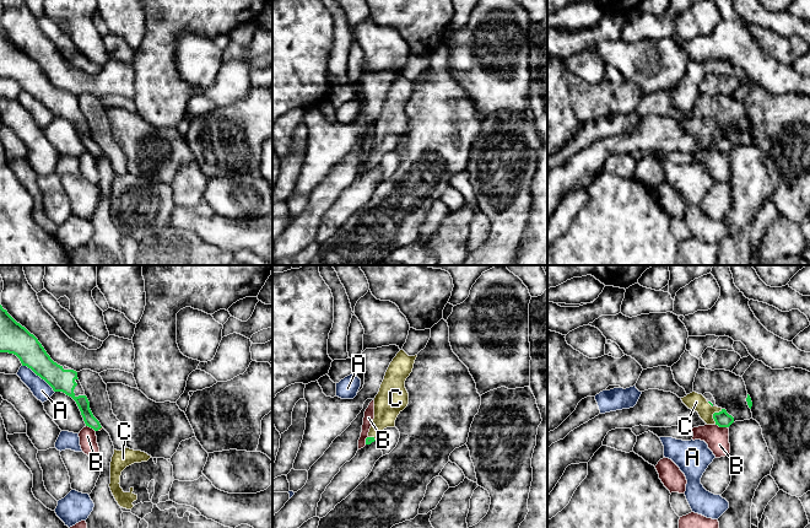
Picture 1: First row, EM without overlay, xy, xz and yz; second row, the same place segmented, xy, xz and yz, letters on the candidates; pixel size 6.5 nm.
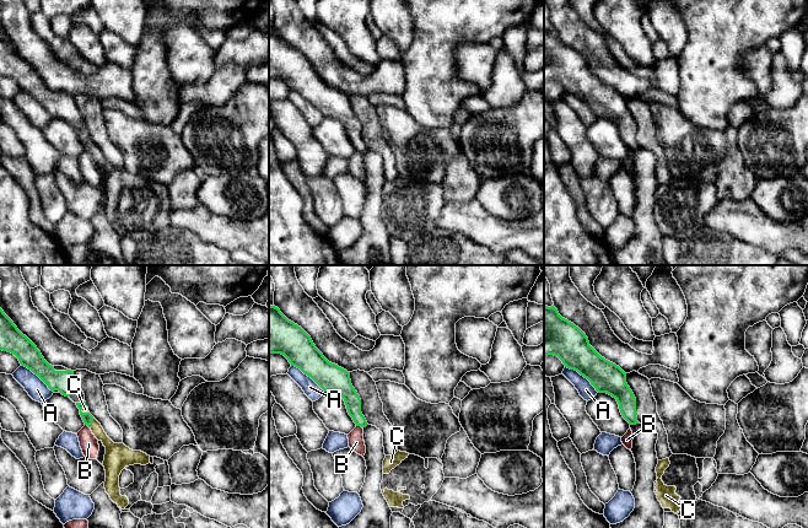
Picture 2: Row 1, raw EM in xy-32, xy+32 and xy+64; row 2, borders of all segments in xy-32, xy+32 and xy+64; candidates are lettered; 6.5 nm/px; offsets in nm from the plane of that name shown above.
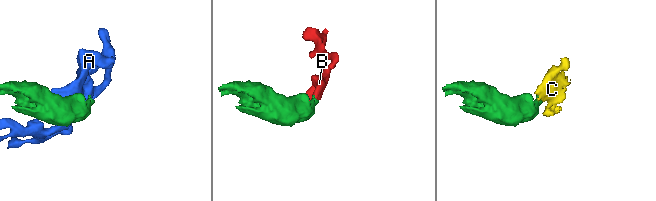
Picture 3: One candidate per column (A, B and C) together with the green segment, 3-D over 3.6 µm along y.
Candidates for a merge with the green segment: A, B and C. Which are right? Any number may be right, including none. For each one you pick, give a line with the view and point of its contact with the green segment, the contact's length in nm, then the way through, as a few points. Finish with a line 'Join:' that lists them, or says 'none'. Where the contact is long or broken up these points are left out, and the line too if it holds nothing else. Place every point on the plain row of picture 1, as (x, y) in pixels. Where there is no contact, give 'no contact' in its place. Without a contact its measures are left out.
C: yz (713, 140) | 120 nm | across yz (723, 144), (713, 140), (696, 127)
Join: C

